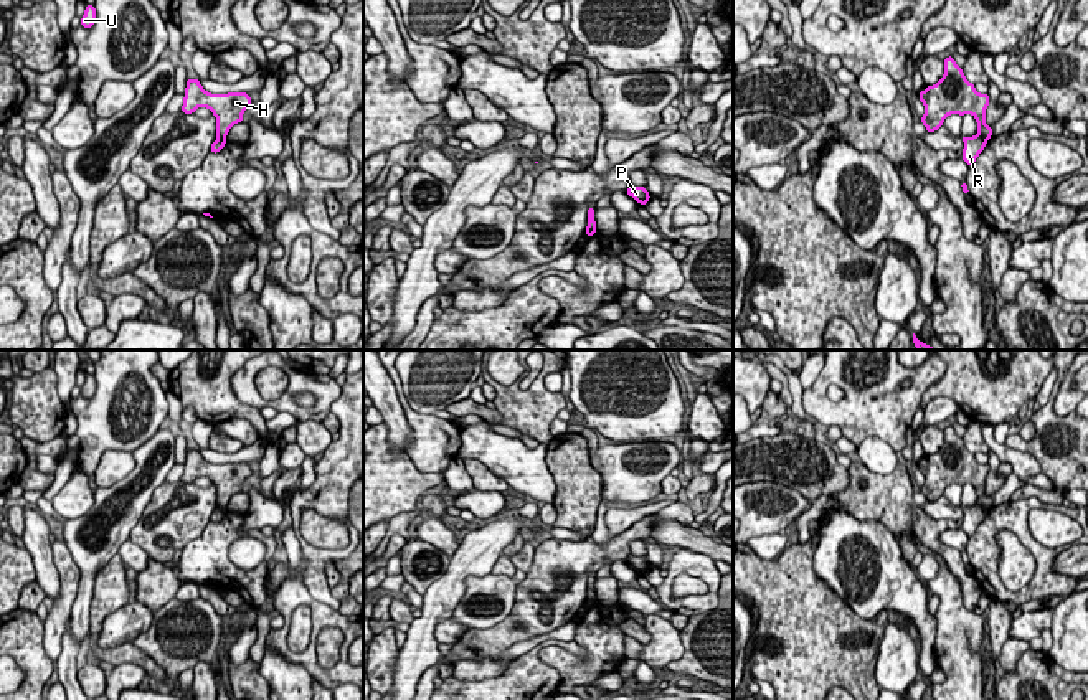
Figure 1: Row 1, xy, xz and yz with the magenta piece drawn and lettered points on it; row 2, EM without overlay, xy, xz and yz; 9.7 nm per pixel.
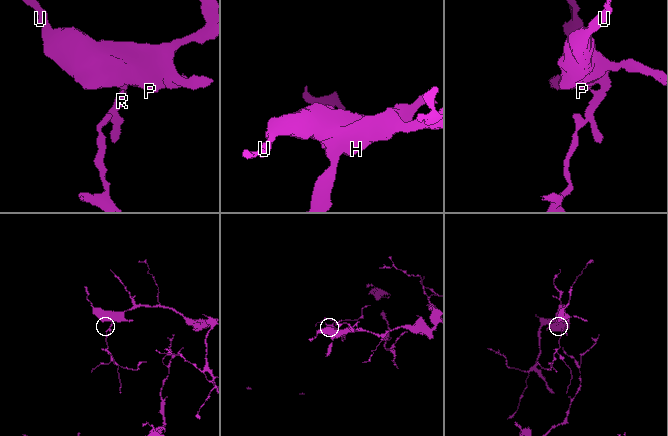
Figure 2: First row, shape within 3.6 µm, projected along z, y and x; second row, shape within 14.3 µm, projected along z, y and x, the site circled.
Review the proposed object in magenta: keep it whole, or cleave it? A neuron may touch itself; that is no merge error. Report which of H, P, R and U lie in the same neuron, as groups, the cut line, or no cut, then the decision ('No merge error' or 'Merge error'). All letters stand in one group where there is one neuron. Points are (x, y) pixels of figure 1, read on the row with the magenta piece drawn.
Groups: H P U / R. Split along xy (218, 136), (225, 137). Merge error

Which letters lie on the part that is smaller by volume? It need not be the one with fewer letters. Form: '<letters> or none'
R

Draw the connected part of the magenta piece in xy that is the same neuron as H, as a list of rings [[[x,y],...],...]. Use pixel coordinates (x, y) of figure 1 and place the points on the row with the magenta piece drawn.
[[[187,79],[182,112],[193,114],[198,107],[208,107],[216,117],[218,137],[226,137],[229,129],[243,122],[243,112],[253,104],[246,92],[211,94],[203,89],[200,79]]]

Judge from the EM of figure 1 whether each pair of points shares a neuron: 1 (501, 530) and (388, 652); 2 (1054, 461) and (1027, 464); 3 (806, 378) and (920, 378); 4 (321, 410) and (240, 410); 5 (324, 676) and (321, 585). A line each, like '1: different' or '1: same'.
1: different
2: different
3: different
4: different
5: different

